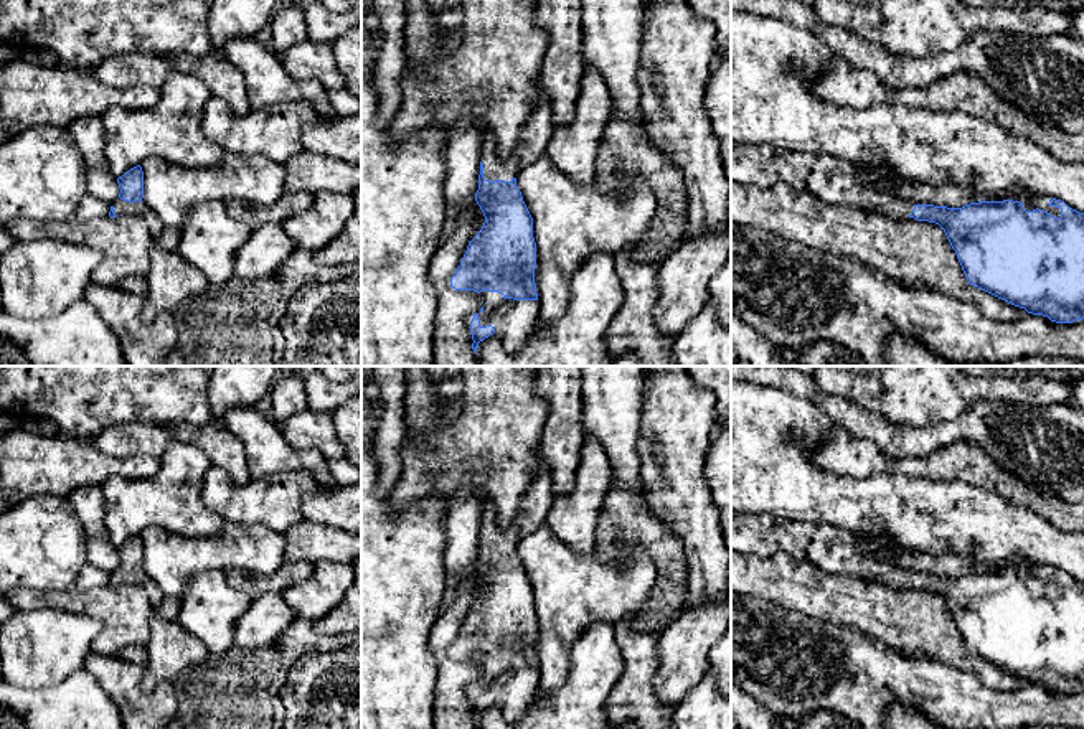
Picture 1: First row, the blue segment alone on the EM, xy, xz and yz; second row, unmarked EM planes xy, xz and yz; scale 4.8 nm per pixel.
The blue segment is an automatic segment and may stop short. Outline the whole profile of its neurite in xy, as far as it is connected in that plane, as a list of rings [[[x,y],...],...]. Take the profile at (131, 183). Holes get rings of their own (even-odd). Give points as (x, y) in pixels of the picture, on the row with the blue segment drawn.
[[[137,165],[117,178],[120,193],[119,200],[111,205],[109,216],[137,214],[144,216],[148,206],[142,201],[144,198],[144,172]]]

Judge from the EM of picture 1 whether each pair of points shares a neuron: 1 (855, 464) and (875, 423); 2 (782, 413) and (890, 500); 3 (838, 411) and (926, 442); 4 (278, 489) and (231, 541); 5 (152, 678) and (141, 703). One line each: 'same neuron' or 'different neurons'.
1: different neurons
2: same neuron
3: same neuron
4: different neurons
5: different neurons

